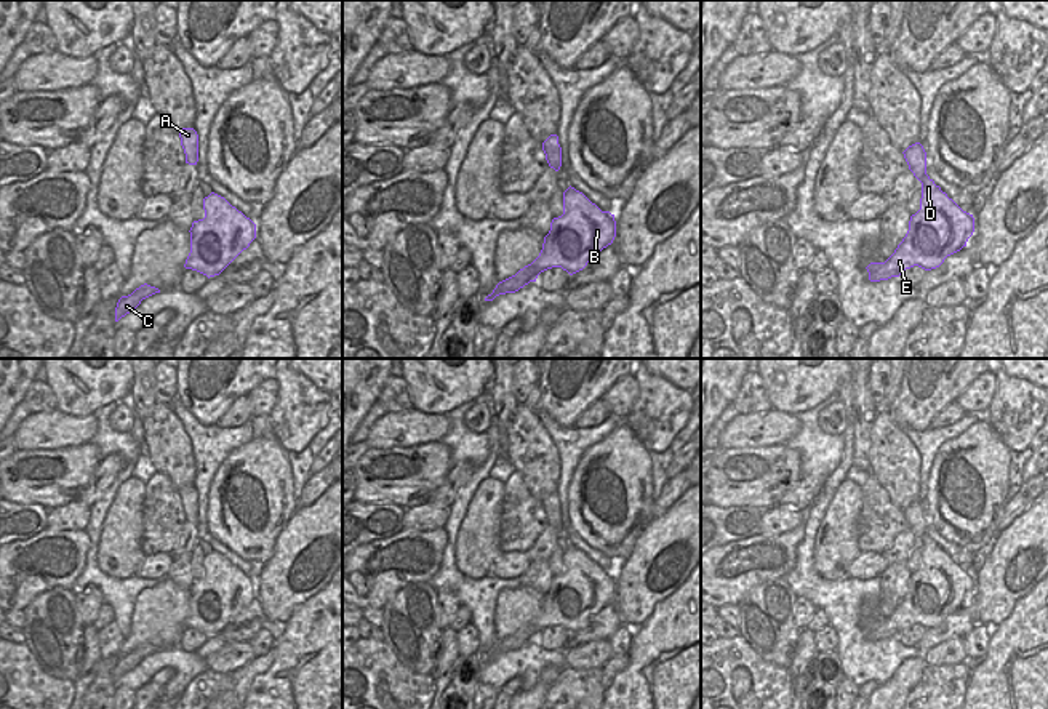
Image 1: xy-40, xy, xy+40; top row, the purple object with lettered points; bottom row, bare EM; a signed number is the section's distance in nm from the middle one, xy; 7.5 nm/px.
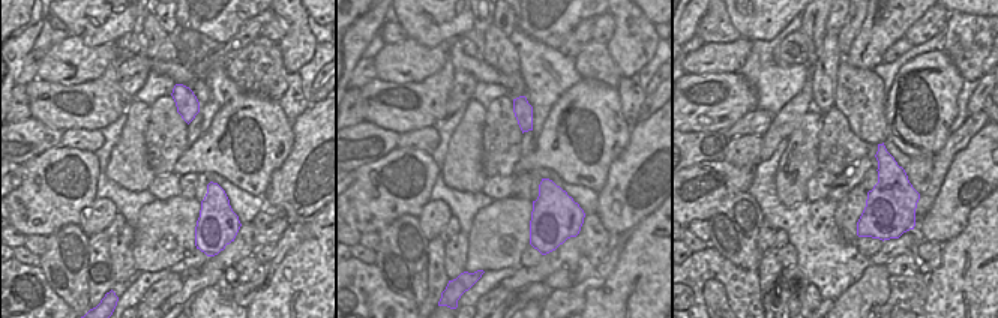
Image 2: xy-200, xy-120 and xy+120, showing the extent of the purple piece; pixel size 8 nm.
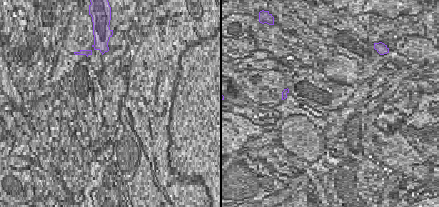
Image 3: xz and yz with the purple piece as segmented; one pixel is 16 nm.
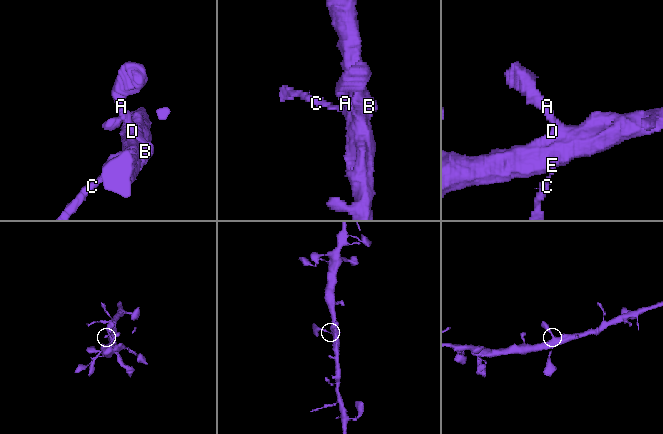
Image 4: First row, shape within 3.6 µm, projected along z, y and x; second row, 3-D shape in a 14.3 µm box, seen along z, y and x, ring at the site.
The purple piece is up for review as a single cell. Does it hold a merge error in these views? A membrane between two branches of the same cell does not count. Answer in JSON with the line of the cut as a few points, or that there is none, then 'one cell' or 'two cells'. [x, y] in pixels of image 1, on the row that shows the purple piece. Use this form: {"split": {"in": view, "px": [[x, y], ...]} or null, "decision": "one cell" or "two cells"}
{"split": null, "decision": "one cell"}

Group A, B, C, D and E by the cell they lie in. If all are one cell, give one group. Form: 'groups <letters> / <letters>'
groups A B C D E

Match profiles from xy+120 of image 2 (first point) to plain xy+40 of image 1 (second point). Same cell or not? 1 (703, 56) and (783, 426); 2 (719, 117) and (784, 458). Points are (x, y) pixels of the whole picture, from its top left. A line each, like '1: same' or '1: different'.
1: same
2: same

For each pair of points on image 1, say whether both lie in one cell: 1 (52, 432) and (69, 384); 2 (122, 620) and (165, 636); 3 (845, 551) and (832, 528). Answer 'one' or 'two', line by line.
1: two
2: two
3: one

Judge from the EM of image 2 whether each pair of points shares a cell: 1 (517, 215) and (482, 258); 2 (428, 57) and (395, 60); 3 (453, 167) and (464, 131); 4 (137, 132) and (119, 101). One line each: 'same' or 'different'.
1: same
2: same
3: same
4: different

